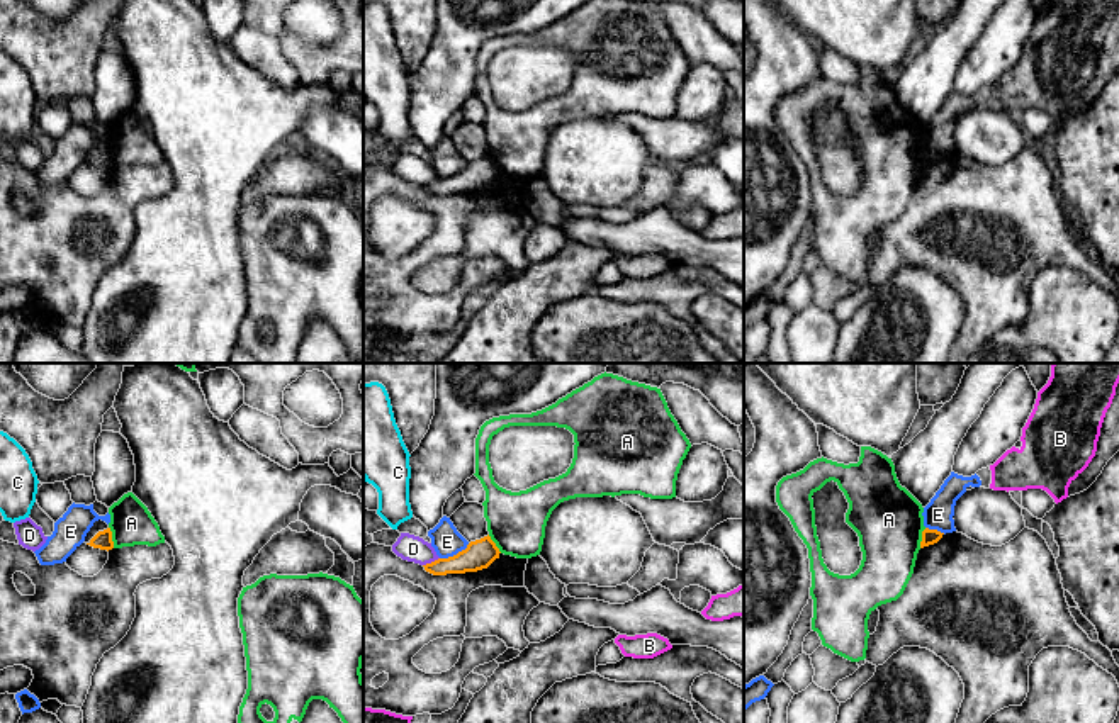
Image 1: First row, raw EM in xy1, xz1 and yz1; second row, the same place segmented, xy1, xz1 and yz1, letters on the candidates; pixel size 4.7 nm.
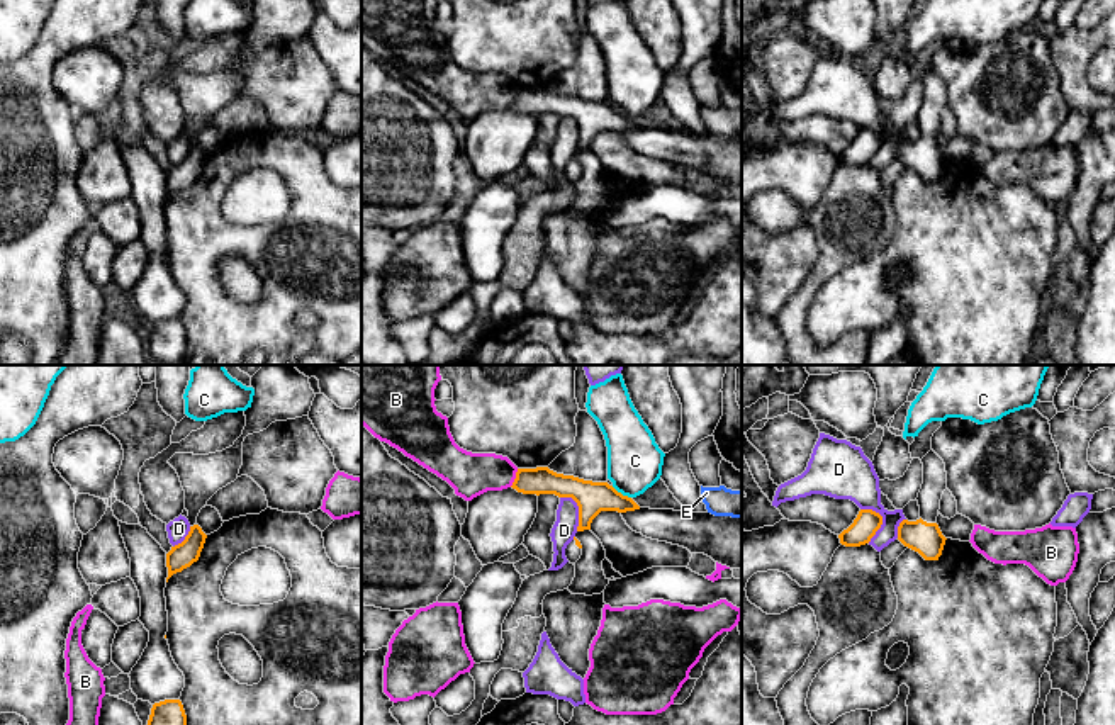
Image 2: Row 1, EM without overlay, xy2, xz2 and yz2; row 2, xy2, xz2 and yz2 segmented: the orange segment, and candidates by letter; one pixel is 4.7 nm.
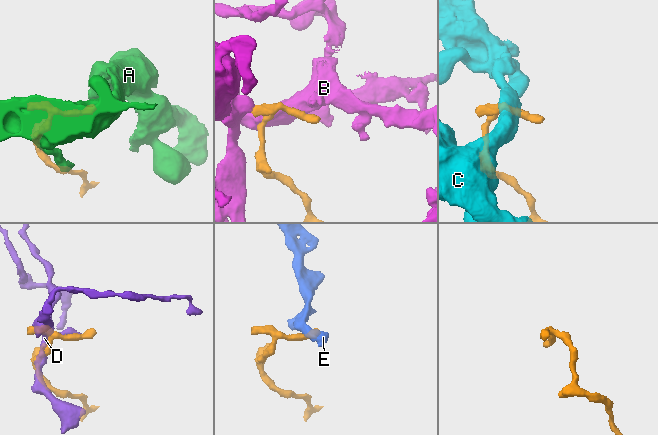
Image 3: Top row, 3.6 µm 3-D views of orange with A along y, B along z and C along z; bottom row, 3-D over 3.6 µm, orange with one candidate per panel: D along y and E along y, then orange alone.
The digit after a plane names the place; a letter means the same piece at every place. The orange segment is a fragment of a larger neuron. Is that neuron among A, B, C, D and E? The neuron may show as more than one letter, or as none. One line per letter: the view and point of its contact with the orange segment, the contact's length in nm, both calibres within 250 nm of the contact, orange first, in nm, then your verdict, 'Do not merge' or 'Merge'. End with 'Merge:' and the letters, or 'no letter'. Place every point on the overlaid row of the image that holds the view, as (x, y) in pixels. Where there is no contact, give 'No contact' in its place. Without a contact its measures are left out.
A: Touches orange at xy1 (111, 537). Shared border 110 nm. Thickness 90 nm (orange) against 200 nm. Do not merge
B: Touches orange at xz2 (516, 477). Shared border 100 nm. Thickness 130 nm (orange) against 200 nm. Do not merge
C: Touches orange at xz2 (620, 493). Shared border 110 nm. Thickness 150 nm (orange) against 260 nm. Do not merge
D: Touches orange at yz2 (881, 520). Shared border 170 nm. Thickness 120 nm (orange) against 220 nm. Do not merge
E: Touches orange at xz1 (454, 555). Shared border 160 nm. Thickness 140 nm (orange) against 140 nm. Do not merge
Merge: no letter

